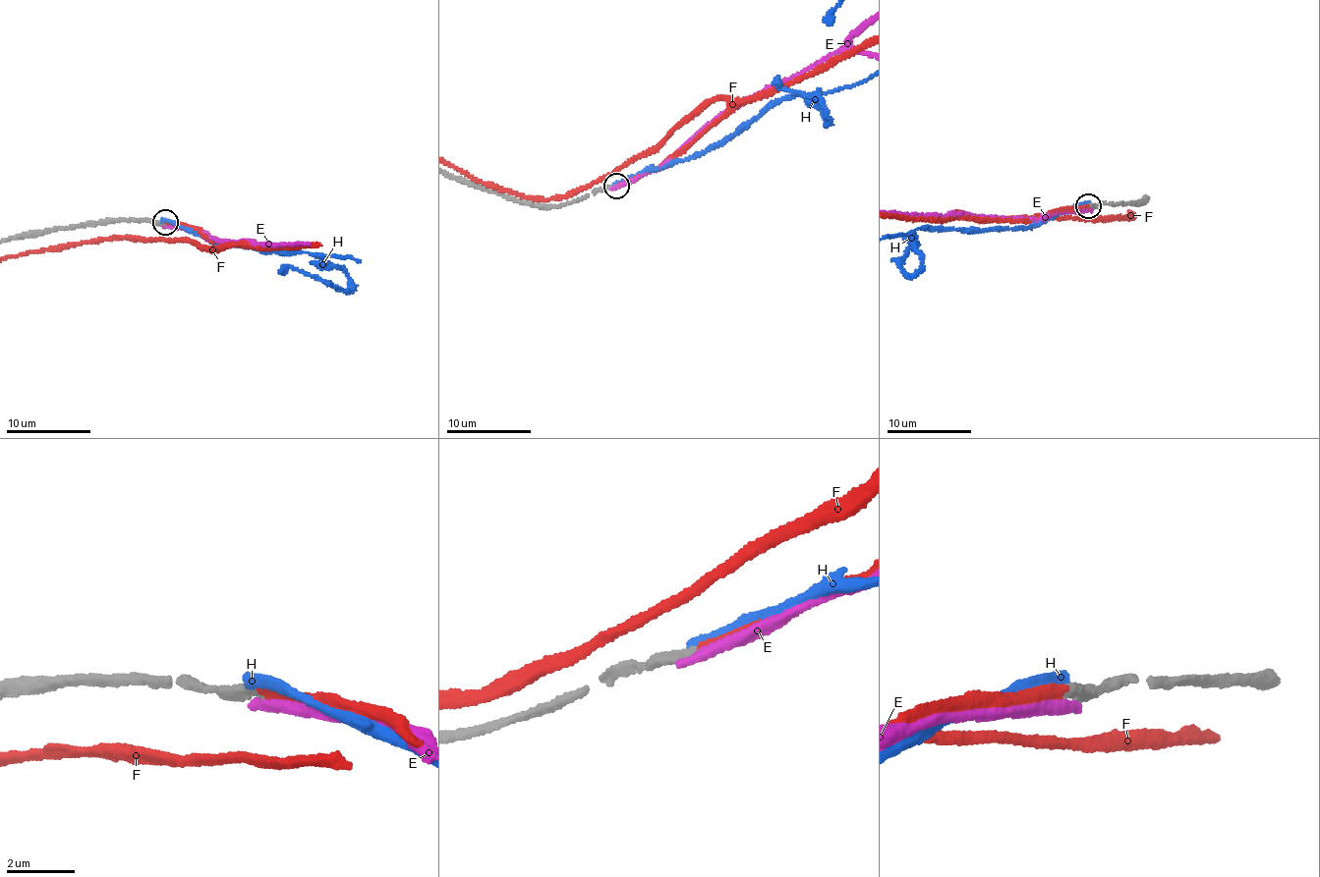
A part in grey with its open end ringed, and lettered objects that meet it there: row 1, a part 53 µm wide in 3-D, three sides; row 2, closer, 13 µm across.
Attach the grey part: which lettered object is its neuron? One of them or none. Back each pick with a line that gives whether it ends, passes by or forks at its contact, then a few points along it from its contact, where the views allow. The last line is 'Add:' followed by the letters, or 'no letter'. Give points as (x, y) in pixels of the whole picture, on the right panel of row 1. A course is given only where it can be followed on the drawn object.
F: it ends there
Add: F

